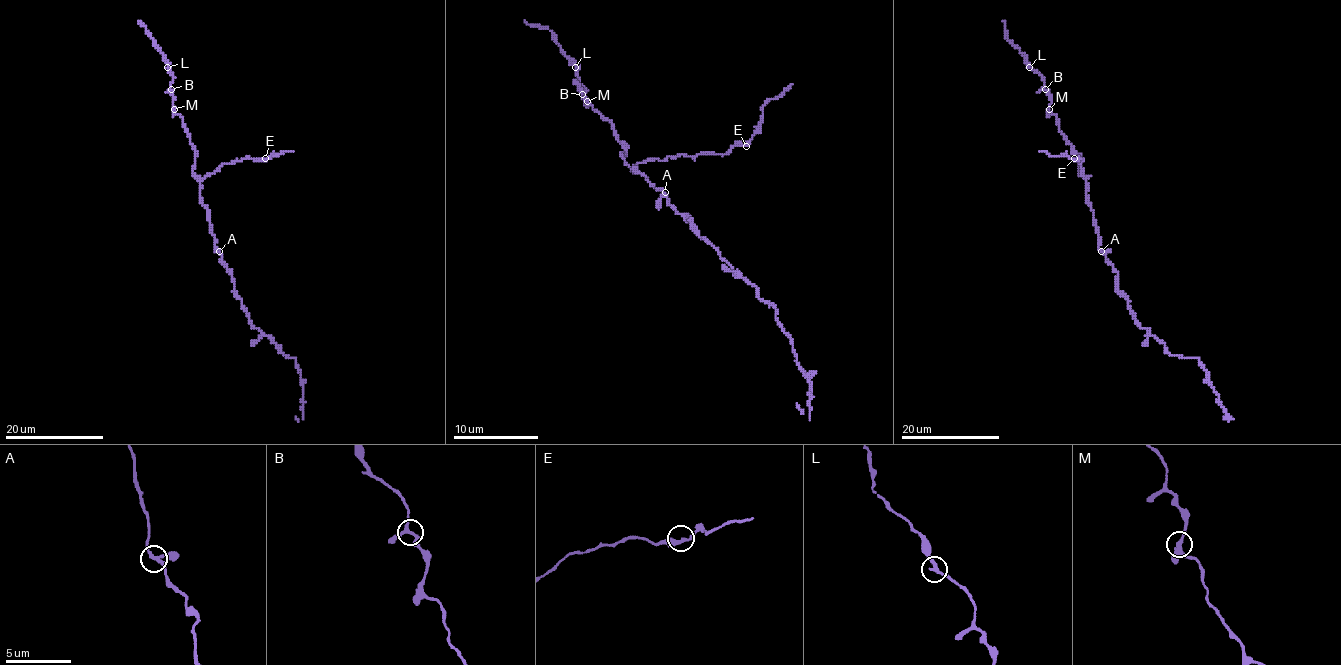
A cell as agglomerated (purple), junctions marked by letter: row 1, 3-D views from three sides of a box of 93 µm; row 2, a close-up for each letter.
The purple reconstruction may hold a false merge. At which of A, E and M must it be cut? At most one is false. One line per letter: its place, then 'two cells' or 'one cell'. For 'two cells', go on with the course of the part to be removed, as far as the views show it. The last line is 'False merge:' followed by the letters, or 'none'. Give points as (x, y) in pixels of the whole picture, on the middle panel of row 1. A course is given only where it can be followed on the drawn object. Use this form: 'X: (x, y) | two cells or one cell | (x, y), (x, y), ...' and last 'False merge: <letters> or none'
A: (665, 192) | one cell
E: (746, 146) | one cell
M: (587, 101) | one cell
False merge: none

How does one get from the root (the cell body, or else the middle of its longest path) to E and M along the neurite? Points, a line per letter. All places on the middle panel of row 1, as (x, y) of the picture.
E: (658, 188), (633, 165), (635, 167), (656, 158), (665, 160), (680, 154), (724, 154), (735, 146), (746, 146)
M: (658, 188), (624, 160), (620, 154), (624, 154), (624, 146), (616, 137), (614, 126), (586, 101)

